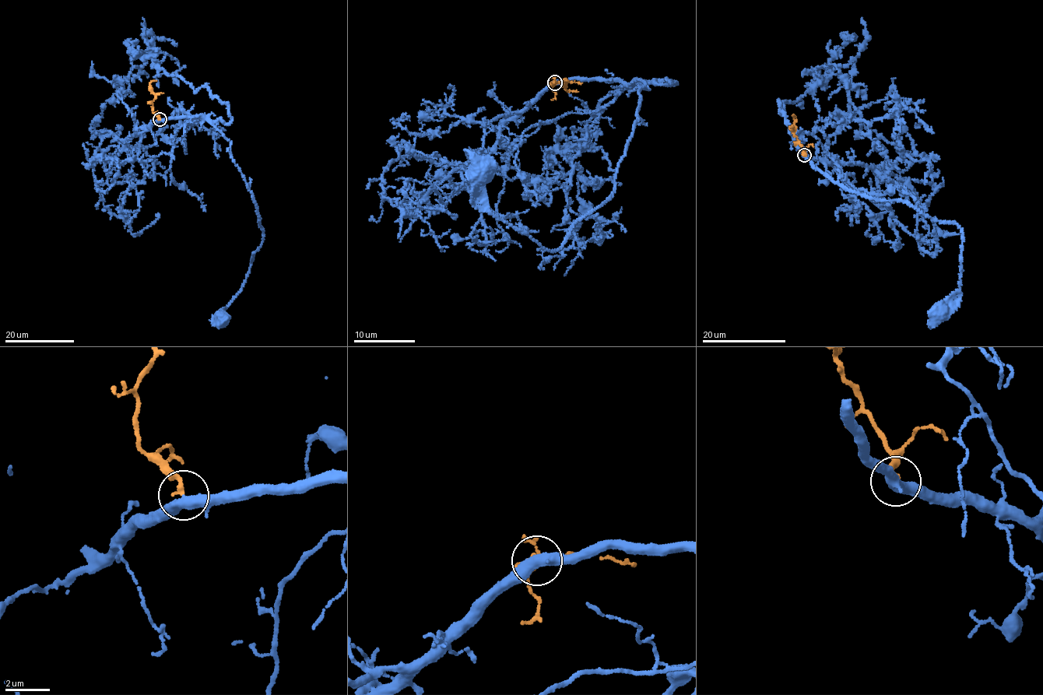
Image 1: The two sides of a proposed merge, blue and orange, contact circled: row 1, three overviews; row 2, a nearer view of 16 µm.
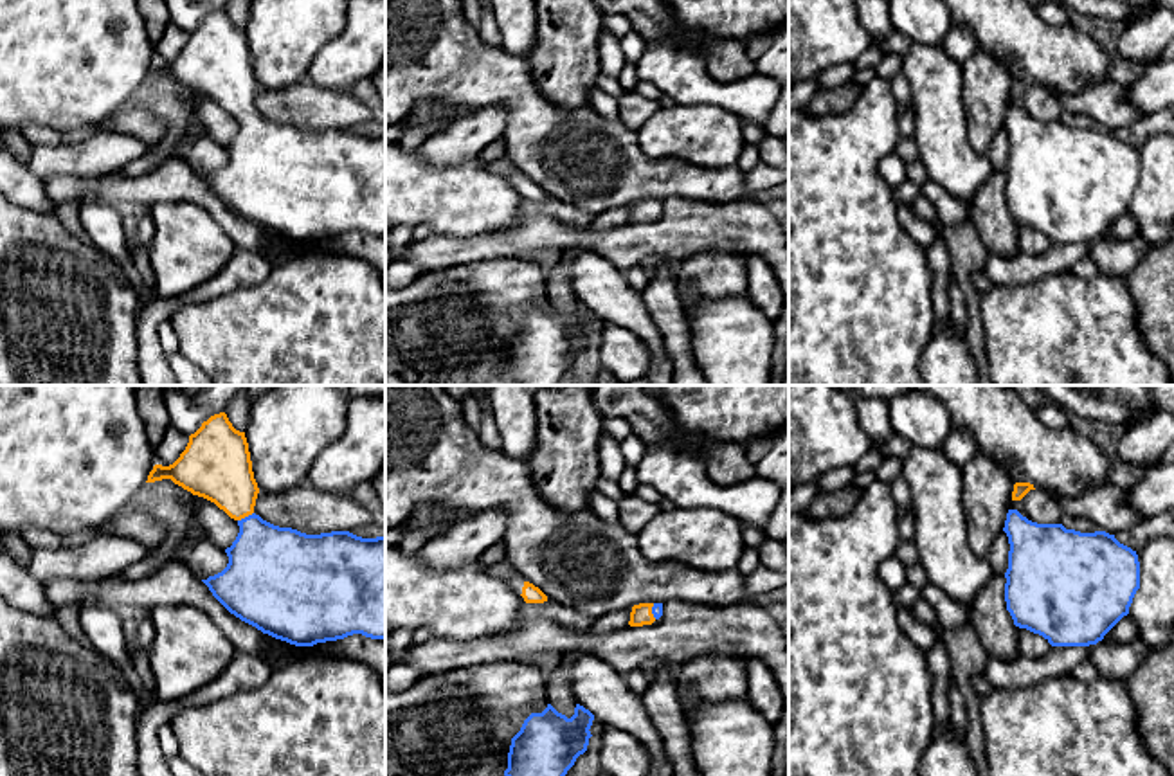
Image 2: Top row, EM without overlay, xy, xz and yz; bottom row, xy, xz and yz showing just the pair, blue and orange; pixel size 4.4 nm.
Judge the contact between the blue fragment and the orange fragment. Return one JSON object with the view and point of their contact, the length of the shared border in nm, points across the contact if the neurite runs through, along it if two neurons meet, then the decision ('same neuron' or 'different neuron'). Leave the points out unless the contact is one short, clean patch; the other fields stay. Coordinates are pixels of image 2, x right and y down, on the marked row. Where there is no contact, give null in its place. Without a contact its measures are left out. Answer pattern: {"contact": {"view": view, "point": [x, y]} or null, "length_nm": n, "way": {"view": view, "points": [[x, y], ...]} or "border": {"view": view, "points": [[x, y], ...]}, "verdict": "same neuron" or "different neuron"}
{"contact": {"view": "xy", "point": [245, 517]}, "length_nm": 80, "way": {"view": "xy", "points": [[269, 568], [245, 517], [234, 490], [218, 469]]}, "verdict": "same neuron"}

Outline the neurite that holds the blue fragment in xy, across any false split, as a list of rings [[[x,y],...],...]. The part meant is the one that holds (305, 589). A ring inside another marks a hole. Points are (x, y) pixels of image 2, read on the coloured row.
[[[225,412],[203,421],[189,436],[180,457],[169,466],[155,465],[146,483],[162,479],[214,502],[238,522],[239,533],[225,549],[227,567],[202,580],[230,614],[295,646],[313,646],[353,634],[385,639],[385,537],[362,538],[349,531],[306,535],[256,515],[259,488],[248,443]]]

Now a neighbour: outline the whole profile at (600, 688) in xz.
[[[582,654],[573,663],[569,684],[576,702],[589,709],[603,726],[623,729],[646,749],[650,763],[664,754],[664,744],[652,724],[643,700],[636,697],[625,675],[596,655]]]

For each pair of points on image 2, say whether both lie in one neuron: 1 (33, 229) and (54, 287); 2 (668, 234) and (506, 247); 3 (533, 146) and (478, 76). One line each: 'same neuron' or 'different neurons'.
1: same neuron
2: same neuron
3: same neuron

